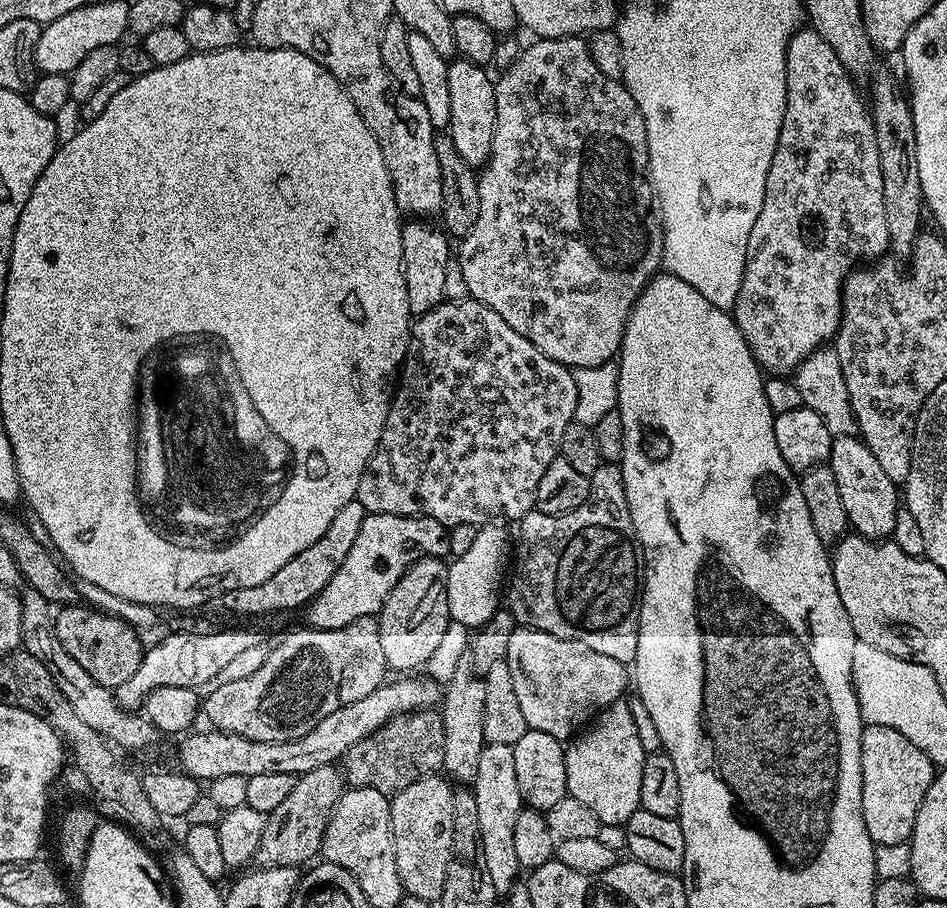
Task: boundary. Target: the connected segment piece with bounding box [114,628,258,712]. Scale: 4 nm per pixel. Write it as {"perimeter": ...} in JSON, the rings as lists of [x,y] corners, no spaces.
{"perimeter":[[[224,628],[221,632],[172,632],[162,637],[153,648],[144,648],[138,670],[134,670],[134,674],[130,674],[122,686],[114,689],[116,701],[124,711],[136,712],[143,709],[144,697],[162,686],[203,689],[203,684],[211,685],[217,678],[223,677],[226,665],[234,662],[238,654],[252,649],[257,642],[258,636],[252,628]]]}

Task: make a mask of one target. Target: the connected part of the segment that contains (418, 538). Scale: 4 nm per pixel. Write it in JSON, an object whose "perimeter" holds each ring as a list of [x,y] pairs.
{"perimeter":[[[398,514],[365,515],[358,539],[342,566],[338,566],[338,574],[326,582],[326,586],[307,605],[307,627],[318,630],[338,630],[342,626],[350,626],[358,618],[376,616],[386,602],[390,590],[402,578],[402,574],[421,556],[449,555],[449,529],[442,522],[434,522],[434,518],[425,516],[399,516]]]}

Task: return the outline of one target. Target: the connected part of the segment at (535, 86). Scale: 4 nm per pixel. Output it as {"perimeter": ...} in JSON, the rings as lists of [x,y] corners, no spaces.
{"perimeter":[[[578,36],[554,38],[553,40],[531,41],[528,49],[521,51],[495,81],[496,121],[494,122],[494,142],[488,163],[478,176],[478,222],[474,230],[459,241],[458,263],[462,278],[466,278],[468,295],[471,299],[485,304],[494,314],[506,322],[522,338],[526,338],[535,348],[542,350],[546,358],[565,364],[573,370],[586,366],[602,366],[608,360],[616,360],[620,343],[624,337],[624,327],[628,321],[634,302],[653,276],[661,271],[664,262],[664,228],[660,224],[657,209],[654,207],[652,181],[646,175],[648,147],[646,146],[646,122],[638,102],[630,98],[620,80],[606,78],[590,58],[587,39]]]}

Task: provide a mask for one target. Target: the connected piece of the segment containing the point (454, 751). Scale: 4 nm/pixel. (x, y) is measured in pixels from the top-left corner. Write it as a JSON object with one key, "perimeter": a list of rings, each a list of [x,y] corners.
{"perimeter":[[[465,654],[462,662],[458,662],[458,670],[454,670],[454,678],[443,685],[442,703],[438,711],[442,718],[442,730],[446,730],[443,771],[447,779],[457,785],[475,785],[478,778],[478,757],[485,746],[486,686],[481,673],[474,670],[471,655]]]}

